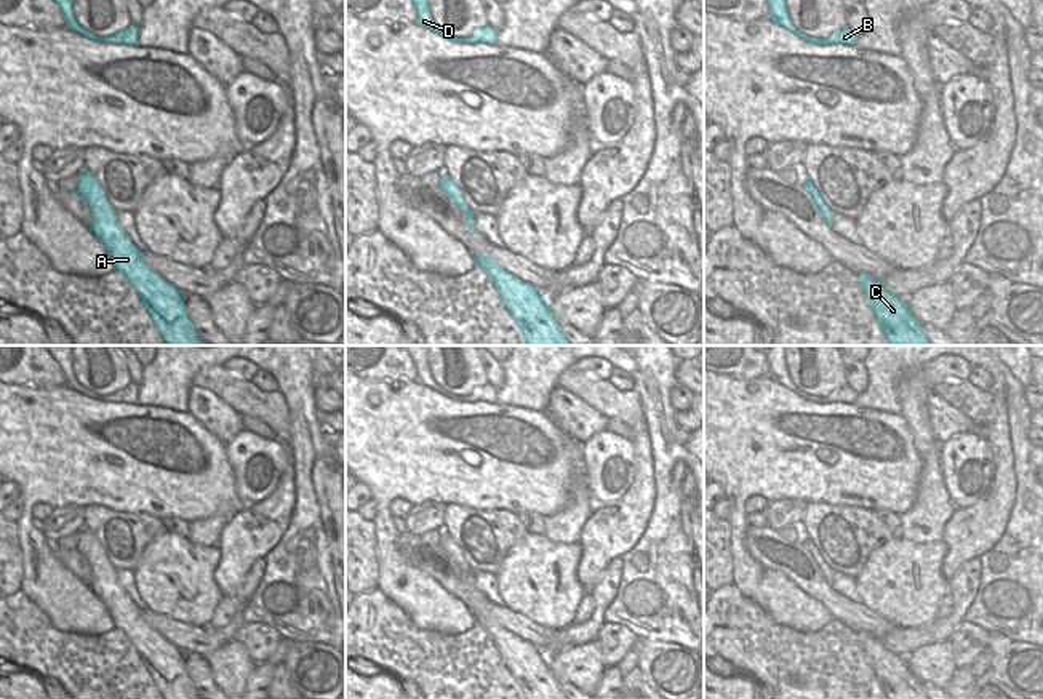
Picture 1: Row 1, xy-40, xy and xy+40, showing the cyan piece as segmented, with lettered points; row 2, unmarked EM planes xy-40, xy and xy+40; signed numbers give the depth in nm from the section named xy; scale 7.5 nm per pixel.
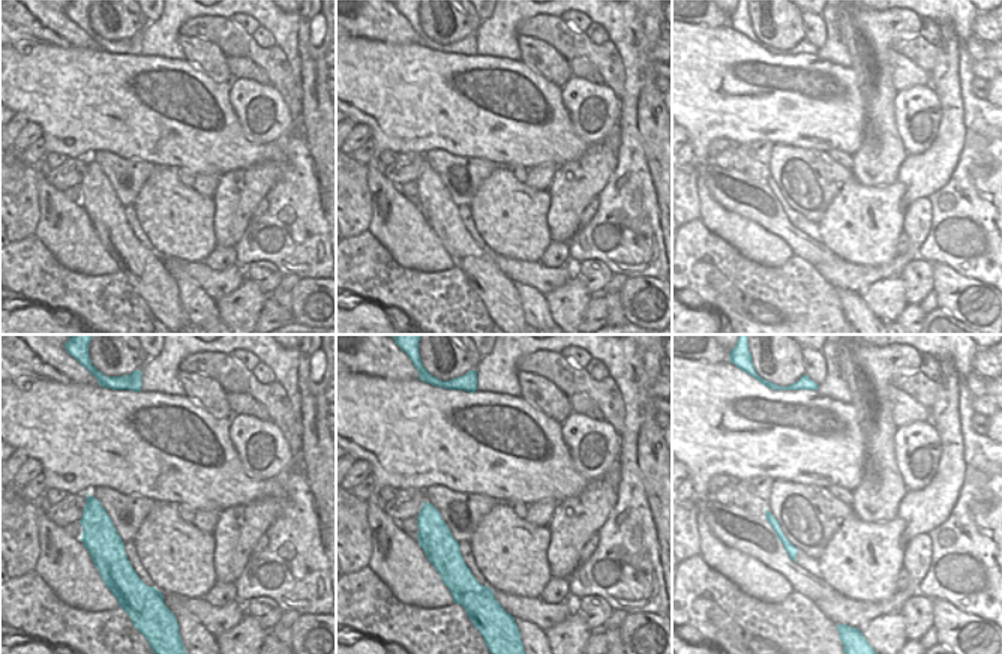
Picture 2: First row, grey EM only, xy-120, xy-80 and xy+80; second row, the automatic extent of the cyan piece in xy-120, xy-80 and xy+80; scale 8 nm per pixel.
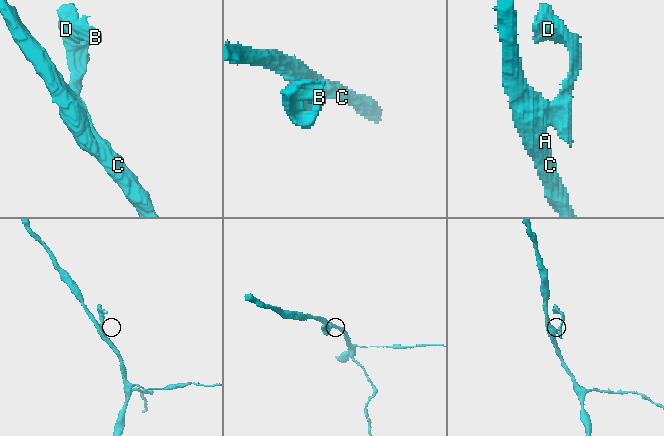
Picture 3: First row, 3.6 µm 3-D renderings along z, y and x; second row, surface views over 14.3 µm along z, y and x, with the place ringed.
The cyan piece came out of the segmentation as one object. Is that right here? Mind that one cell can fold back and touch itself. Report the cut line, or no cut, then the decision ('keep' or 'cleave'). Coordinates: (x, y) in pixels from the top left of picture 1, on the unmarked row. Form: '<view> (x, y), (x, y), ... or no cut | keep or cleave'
xy (463, 562), (461, 567), (472, 575) | cleave

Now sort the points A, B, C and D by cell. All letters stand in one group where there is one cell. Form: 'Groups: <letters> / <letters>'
Groups: A C / B D.

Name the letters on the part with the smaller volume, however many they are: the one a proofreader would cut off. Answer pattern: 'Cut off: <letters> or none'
Cut off: B, D

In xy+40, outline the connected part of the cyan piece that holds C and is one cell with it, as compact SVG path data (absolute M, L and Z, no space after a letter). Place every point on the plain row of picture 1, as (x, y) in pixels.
M870 633L859 637L886 699L928 699L925 685L910 672L905 657L888 651L881 640Z

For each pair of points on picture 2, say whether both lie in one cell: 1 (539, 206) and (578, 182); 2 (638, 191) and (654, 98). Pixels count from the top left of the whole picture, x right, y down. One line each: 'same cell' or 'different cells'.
1: different cells
2: different cells

